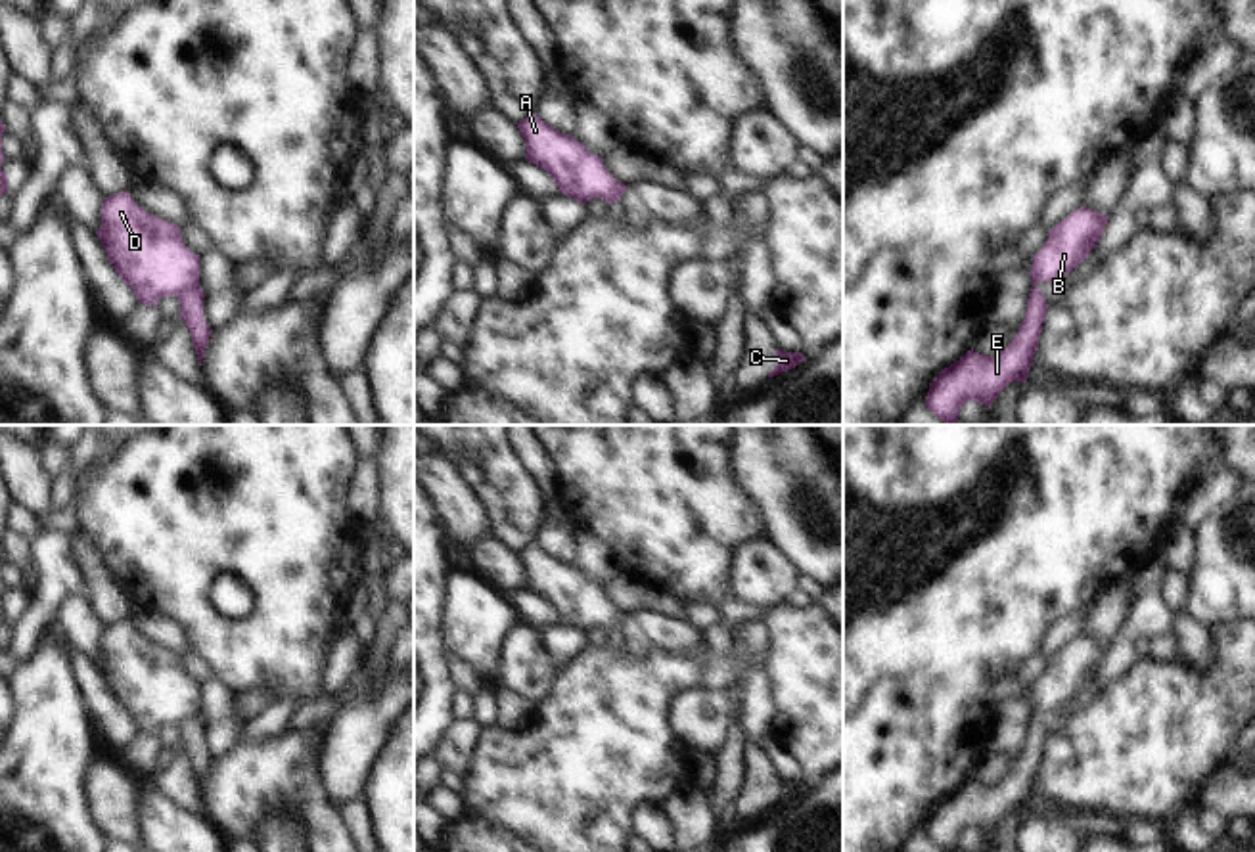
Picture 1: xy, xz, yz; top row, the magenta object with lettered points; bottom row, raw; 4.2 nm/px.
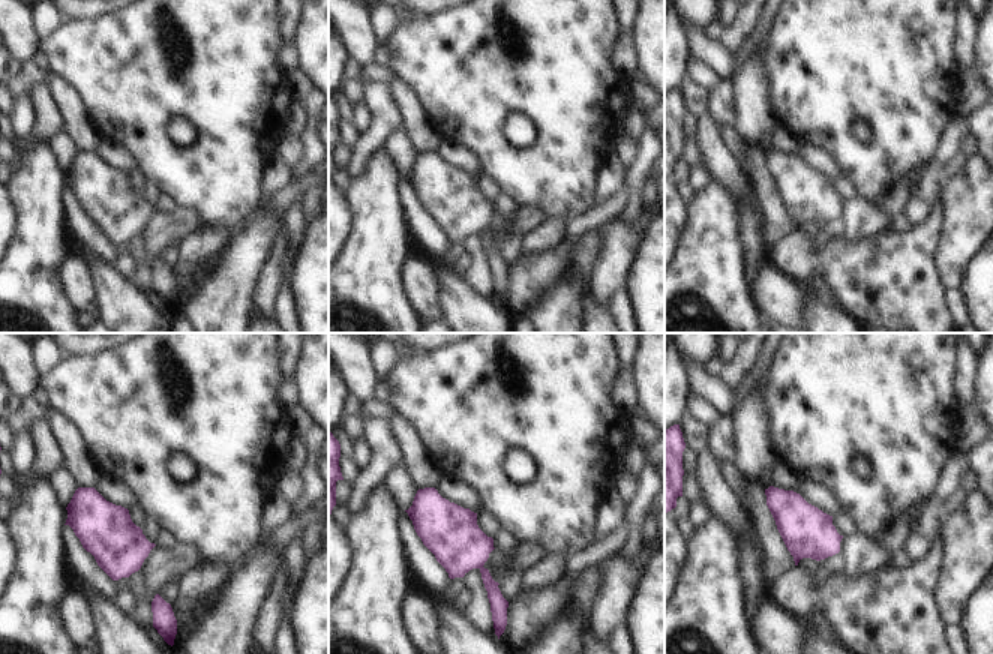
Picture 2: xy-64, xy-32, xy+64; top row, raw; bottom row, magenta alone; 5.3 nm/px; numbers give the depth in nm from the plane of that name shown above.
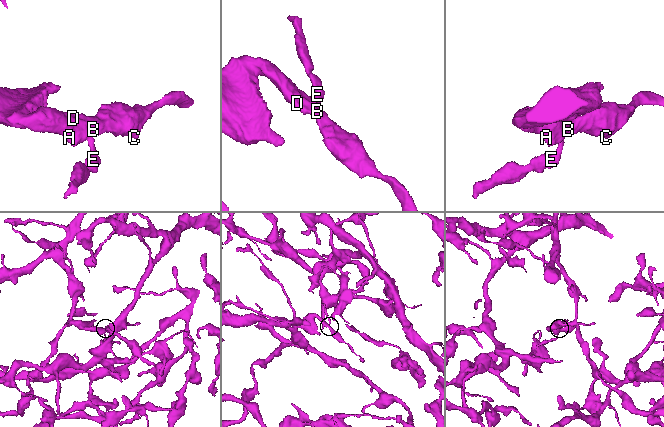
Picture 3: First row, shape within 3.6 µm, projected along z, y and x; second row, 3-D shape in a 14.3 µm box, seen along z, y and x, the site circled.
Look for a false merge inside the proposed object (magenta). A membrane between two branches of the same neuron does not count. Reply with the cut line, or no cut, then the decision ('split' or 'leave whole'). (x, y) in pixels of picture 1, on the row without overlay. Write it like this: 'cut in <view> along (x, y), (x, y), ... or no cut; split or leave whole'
cut in xy along (198, 713), (177, 724); split

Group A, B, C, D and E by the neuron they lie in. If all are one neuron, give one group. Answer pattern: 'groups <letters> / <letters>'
groups A B C D / E

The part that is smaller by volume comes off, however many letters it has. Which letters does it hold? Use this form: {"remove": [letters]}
{"remove": ["E"]}

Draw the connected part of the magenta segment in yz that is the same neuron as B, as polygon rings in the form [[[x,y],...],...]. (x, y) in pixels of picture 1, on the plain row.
[[[1081,636],[1048,659],[1048,670],[1033,684],[1031,712],[1058,708],[1079,695],[1100,670],[1107,649],[1109,645]]]

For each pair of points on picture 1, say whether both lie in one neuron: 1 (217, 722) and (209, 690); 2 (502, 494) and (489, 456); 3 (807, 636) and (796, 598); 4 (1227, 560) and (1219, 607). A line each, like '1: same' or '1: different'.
1: same
2: same
3: different
4: same

